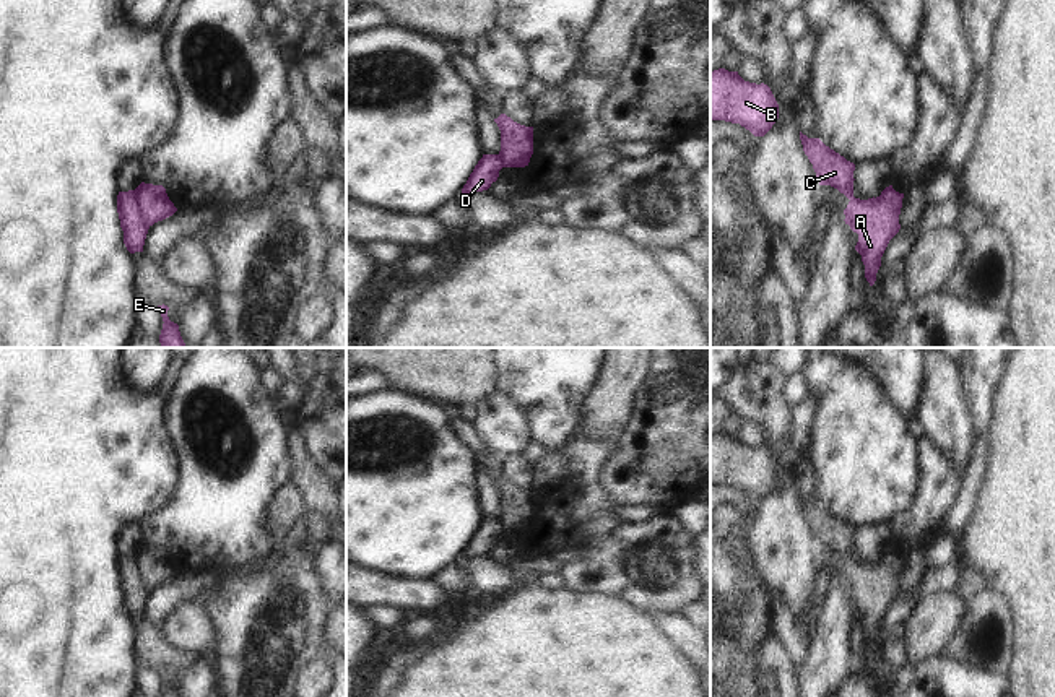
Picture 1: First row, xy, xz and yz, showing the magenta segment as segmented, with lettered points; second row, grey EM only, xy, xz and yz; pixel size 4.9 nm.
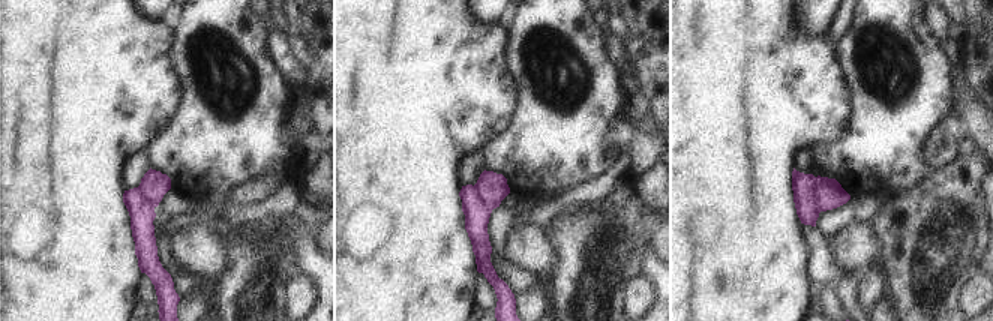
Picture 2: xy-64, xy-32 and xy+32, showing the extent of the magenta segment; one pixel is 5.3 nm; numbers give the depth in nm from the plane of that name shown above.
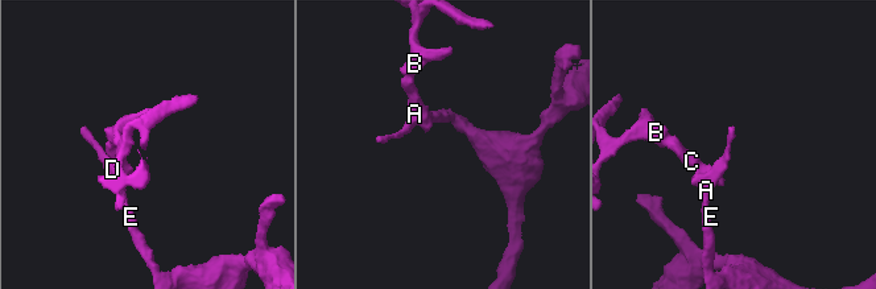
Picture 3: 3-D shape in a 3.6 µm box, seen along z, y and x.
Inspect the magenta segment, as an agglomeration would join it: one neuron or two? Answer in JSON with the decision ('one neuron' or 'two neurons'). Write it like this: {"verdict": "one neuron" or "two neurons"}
{"verdict": "two neurons"}

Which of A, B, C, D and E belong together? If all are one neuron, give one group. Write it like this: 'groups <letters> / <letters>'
groups A D E / B C

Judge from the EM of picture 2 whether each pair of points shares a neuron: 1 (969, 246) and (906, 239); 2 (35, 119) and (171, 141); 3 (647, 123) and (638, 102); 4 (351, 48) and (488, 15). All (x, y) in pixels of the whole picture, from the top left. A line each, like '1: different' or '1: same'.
1: same
2: different
3: same
4: different

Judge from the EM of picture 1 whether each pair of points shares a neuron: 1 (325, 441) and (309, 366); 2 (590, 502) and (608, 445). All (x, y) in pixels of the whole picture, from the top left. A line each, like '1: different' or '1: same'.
1: same
2: same

